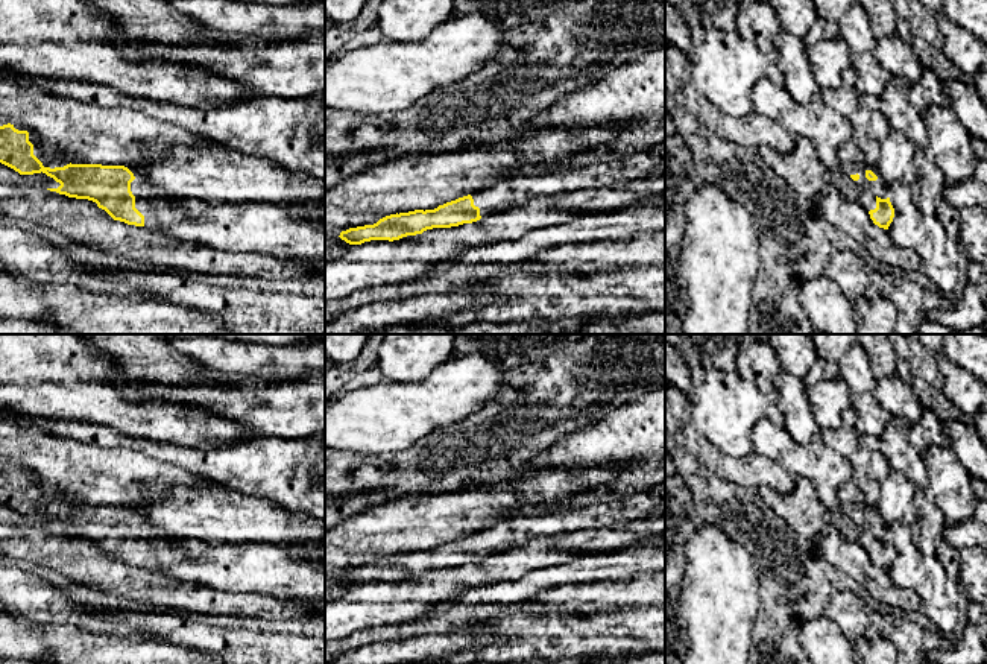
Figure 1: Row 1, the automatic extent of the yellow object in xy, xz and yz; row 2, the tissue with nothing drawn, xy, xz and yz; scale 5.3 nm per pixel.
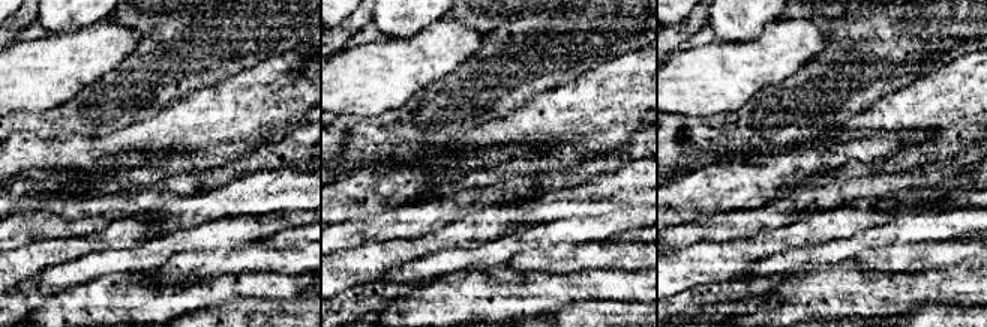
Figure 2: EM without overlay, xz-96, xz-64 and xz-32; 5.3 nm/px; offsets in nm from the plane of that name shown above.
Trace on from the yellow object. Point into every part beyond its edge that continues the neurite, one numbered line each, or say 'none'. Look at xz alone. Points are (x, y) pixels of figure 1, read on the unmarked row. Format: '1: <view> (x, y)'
1: xz (515, 532)

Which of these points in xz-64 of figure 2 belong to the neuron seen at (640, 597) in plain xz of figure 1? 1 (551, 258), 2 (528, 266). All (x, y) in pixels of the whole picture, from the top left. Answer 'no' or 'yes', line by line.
1: yes
2: yes

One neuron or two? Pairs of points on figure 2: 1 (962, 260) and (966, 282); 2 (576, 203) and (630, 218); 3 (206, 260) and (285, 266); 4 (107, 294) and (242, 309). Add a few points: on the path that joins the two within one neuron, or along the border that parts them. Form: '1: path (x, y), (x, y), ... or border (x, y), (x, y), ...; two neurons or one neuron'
1: border (971, 267), (935, 267), (929, 270); two neurons
2: border (641, 207), (576, 216); two neurons
3: path (225, 260), (266, 260); one neuron
4: border (243, 297), (189, 311); two neurons

